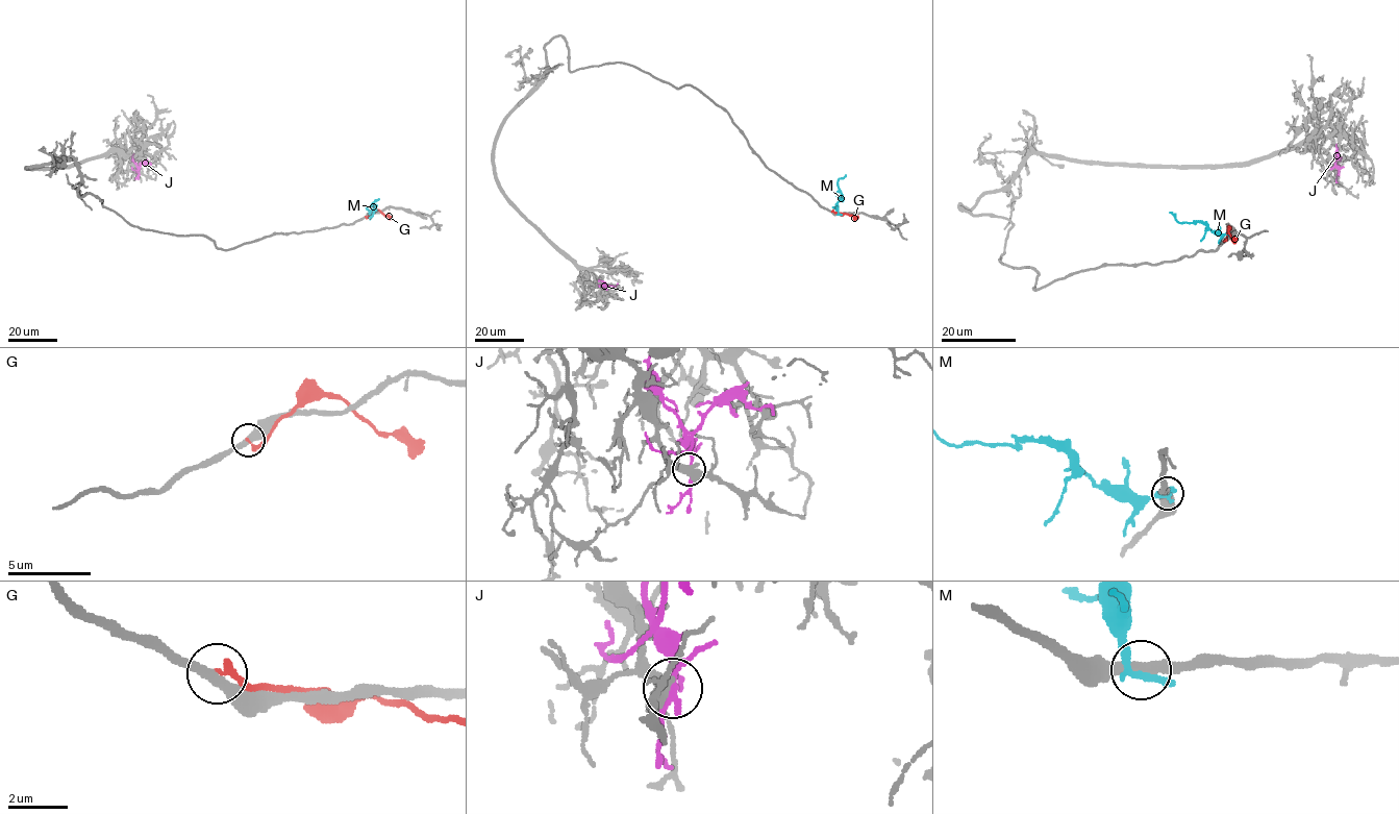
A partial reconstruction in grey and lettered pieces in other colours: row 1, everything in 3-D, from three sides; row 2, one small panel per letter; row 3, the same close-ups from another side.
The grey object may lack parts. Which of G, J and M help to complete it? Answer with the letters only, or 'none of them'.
none of them

